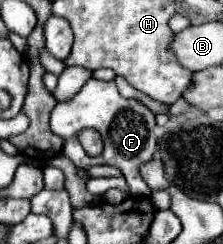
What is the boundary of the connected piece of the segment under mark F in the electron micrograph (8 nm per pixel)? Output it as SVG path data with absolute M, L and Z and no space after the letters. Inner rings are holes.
M89 79L85 87L65 103L57 103L51 113L51 131L65 139L63 155L69 157L79 169L91 165L113 165L119 167L127 179L131 197L143 199L151 195L151 189L139 175L139 165L149 161L155 151L155 115L137 99L125 99L119 95L115 81L97 81ZM83 129L97 129L103 137L105 151L99 157L89 157L77 141L77 133Z

